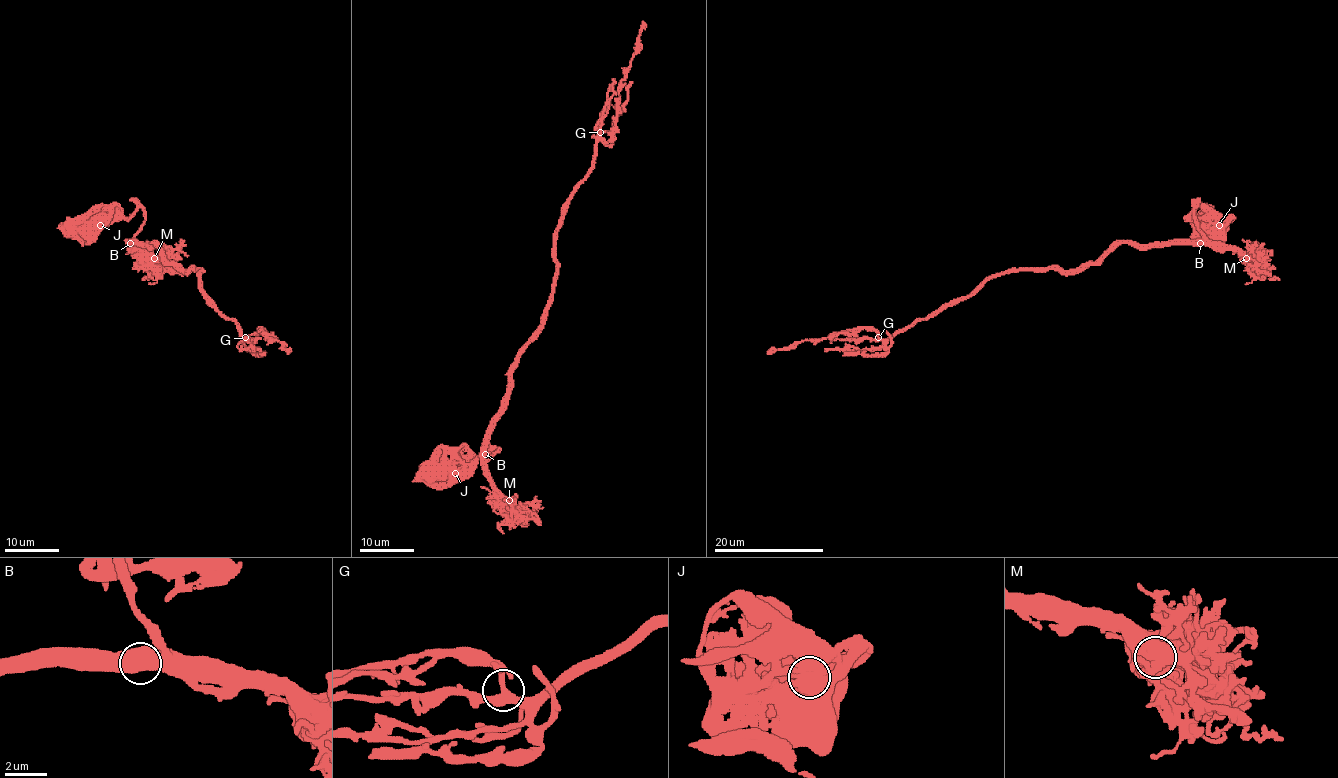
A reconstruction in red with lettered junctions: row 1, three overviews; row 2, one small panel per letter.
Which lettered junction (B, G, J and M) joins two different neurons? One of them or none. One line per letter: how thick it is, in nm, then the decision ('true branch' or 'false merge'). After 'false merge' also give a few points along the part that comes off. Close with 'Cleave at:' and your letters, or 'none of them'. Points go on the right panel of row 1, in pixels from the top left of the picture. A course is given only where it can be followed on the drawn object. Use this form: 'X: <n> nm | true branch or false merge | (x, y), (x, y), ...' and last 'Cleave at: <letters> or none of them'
B: 700 nm | true branch
G: 320 nm | true branch
J: 700 nm | true branch
M: 700 nm | true branch
Cleave at: none of them

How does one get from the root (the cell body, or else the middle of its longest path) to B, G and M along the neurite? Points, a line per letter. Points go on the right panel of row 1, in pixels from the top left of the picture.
B: (1215, 227), (1212, 224), (1216, 224), (1200, 218), (1194, 207), (1196, 225), (1205, 239), (1200, 243)
G: (1215, 227), (1194, 207), (1204, 242), (1116, 243), (1075, 270), (996, 273), (968, 295), (878, 337)
M: (1215, 227), (1209, 220), (1200, 218), (1194, 207), (1196, 225), (1209, 242), (1233, 246), (1246, 258)

